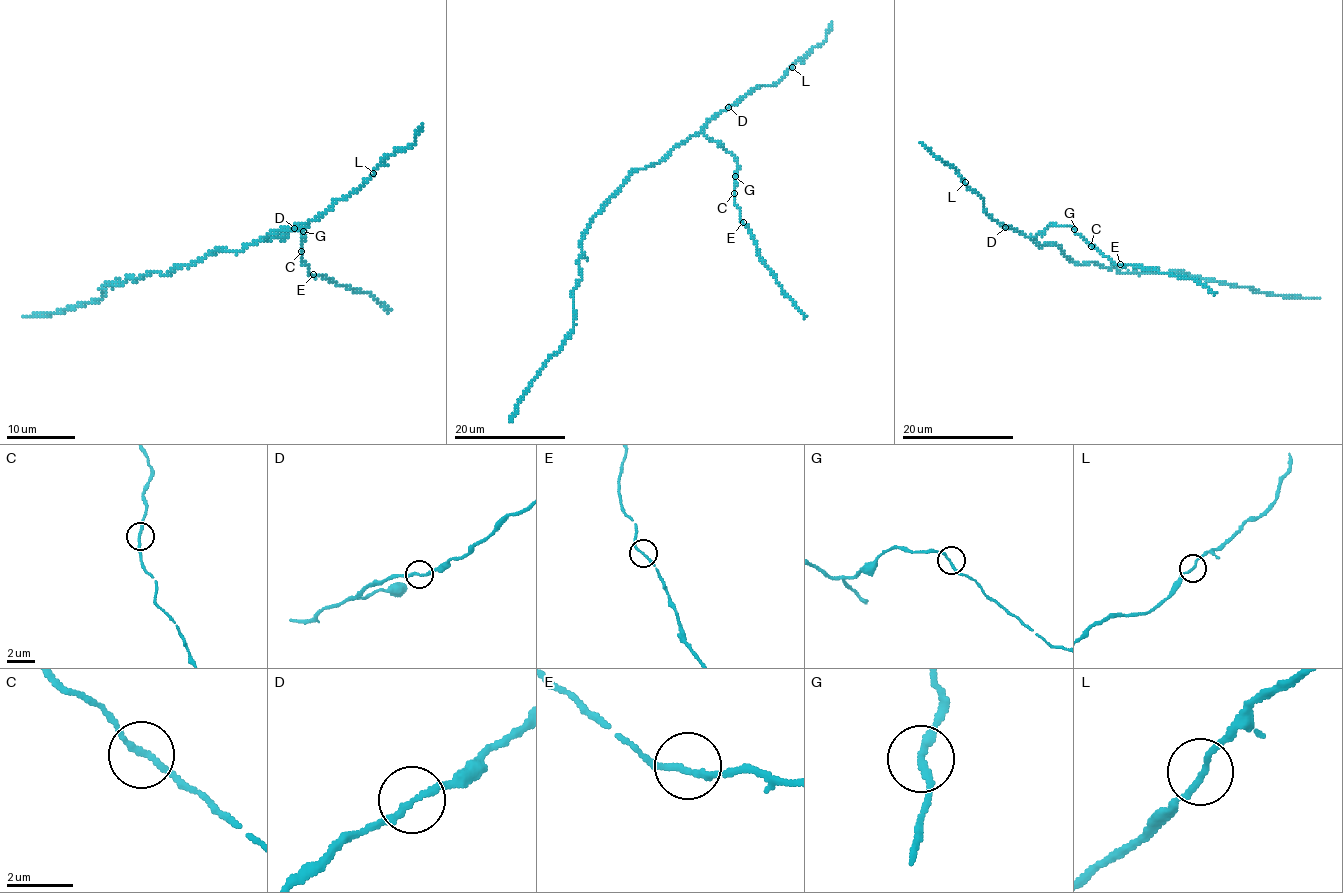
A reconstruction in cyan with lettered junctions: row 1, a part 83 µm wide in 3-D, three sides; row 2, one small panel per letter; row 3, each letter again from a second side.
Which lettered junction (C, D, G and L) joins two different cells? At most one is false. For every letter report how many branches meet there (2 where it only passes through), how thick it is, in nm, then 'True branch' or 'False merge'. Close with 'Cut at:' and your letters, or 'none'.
C: Branches: 2. Thickness 180 nm. True branch
D: Branches: 2. Thickness 190 nm. True branch
G: Branches: 2. Thickness 180 nm. True branch
L: Branches: 2. Thickness 160 nm. True branch
Cut at: none

